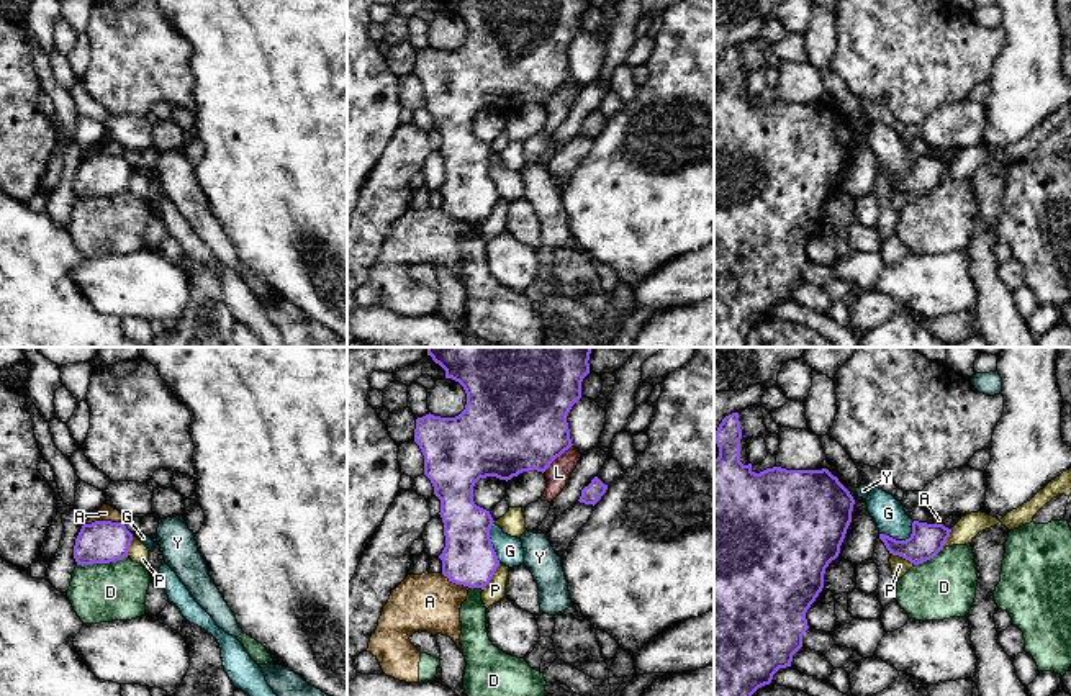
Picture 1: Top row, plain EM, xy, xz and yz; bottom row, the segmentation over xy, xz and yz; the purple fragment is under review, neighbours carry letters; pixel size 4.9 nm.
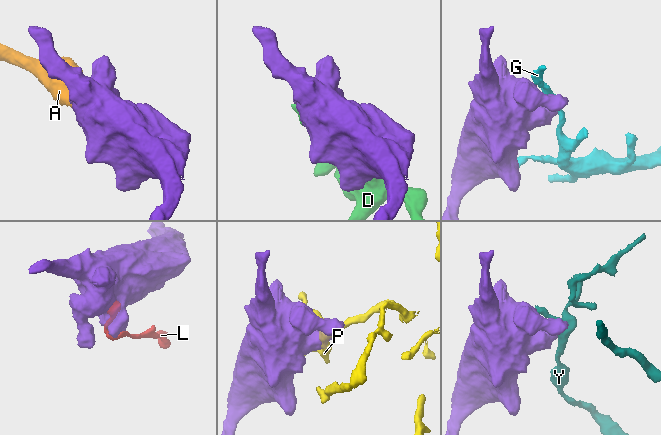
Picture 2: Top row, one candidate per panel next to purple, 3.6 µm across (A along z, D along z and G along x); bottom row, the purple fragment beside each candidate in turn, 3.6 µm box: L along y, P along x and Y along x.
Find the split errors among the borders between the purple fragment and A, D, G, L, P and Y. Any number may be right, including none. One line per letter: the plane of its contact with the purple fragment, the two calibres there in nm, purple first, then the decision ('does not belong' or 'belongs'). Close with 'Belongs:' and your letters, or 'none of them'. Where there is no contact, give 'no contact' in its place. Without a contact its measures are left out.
A: xy | 200/80 nm | does not belong
D: xy | 200/280 nm | does not belong
G: yz | 160/160 nm | does not belong
L: xz | 480/120 nm | does not belong
P: xz | 260/100 nm | does not belong
Y: yz | 440/60 nm | does not belong
Belongs: none of them

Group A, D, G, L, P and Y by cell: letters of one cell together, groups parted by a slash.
A D / G / L / P / Y

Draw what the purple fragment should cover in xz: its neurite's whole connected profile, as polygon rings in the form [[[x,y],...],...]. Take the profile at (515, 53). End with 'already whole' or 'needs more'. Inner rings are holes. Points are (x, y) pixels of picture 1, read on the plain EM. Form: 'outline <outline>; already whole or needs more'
outline [[[442,0],[445,11],[459,15],[467,26],[465,43],[455,51],[426,47],[416,52],[414,75],[424,88],[424,108],[434,120],[434,128],[441,133],[441,151],[444,156],[445,180],[442,208],[455,218],[468,221],[485,221],[499,200],[498,188],[490,172],[493,151],[490,144],[473,134],[473,120],[480,111],[496,110],[511,113],[522,105],[545,105],[550,97],[568,84],[573,77],[567,49],[572,39],[581,31],[581,15],[590,7],[590,0]]]; already whole

